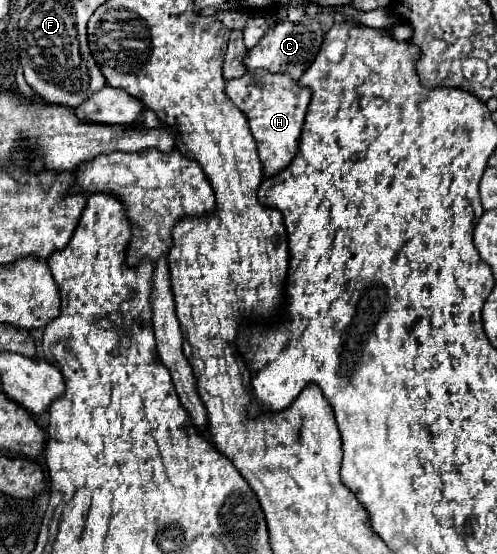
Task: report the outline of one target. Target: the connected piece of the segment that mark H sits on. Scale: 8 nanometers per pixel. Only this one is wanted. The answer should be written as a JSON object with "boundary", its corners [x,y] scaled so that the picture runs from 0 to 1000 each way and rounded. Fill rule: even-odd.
{"boundary":[[[493,130],[485,141],[457,144],[457,173],[465,184],[497,209],[505,242],[521,264],[521,285],[533,318],[553,318],[573,307],[602,271],[602,249],[614,220],[614,202],[622,195],[626,166],[606,159],[581,134],[545,130]]]}

